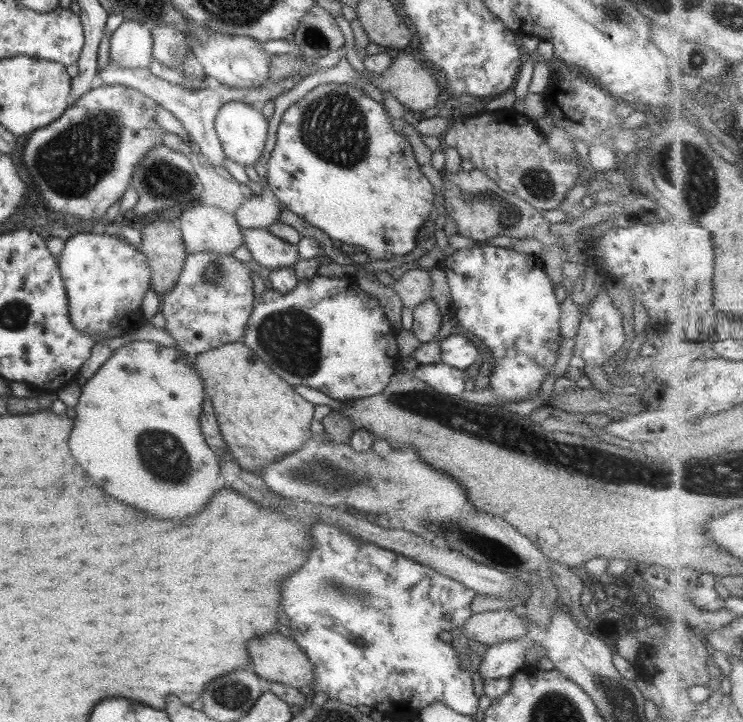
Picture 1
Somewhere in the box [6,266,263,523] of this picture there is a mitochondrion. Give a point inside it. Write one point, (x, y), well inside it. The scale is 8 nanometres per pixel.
(165, 454)

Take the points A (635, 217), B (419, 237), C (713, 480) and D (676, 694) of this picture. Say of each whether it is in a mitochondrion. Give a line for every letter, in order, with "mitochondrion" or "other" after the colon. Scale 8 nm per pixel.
A: other
B: other
C: mitochondrion
D: other

